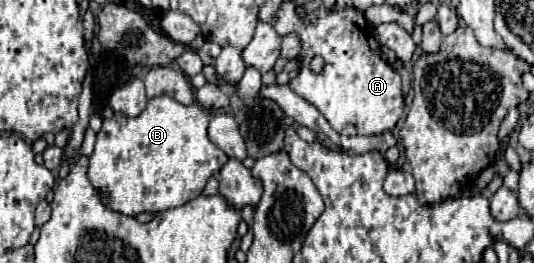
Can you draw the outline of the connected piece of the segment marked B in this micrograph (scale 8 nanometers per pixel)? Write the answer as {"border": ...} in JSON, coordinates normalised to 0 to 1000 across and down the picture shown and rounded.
{"border":[[[316,365],[287,373],[257,449],[215,433],[193,456],[163,669],[200,738],[204,791],[238,821],[339,783],[369,753],[391,669],[425,616],[421,578],[388,525],[388,479],[391,433],[376,403],[343,403]]]}

